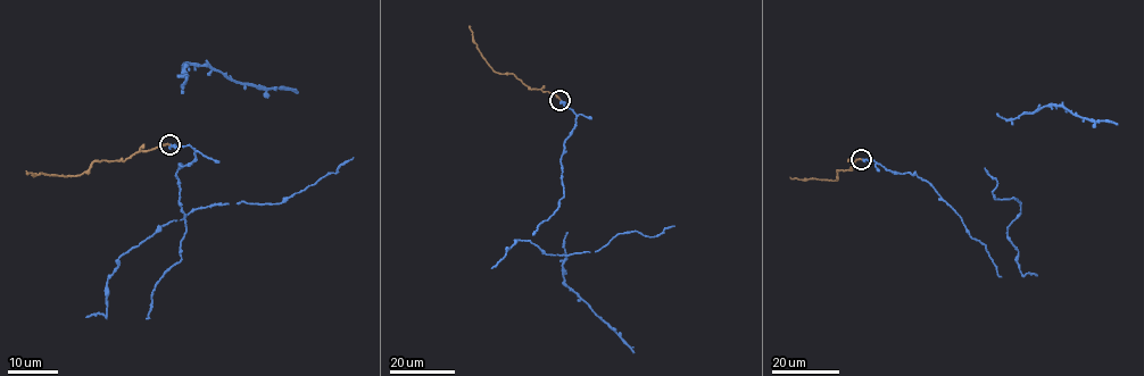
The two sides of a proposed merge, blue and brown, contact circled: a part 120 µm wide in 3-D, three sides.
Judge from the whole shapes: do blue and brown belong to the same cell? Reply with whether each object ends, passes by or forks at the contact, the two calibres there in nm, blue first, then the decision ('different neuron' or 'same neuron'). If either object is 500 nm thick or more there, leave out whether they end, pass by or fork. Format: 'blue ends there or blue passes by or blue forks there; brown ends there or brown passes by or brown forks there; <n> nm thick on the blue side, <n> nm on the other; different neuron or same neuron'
blue passes by; brown ends there; 280 nm thick on the blue side, 150 nm on the other; same neuron

